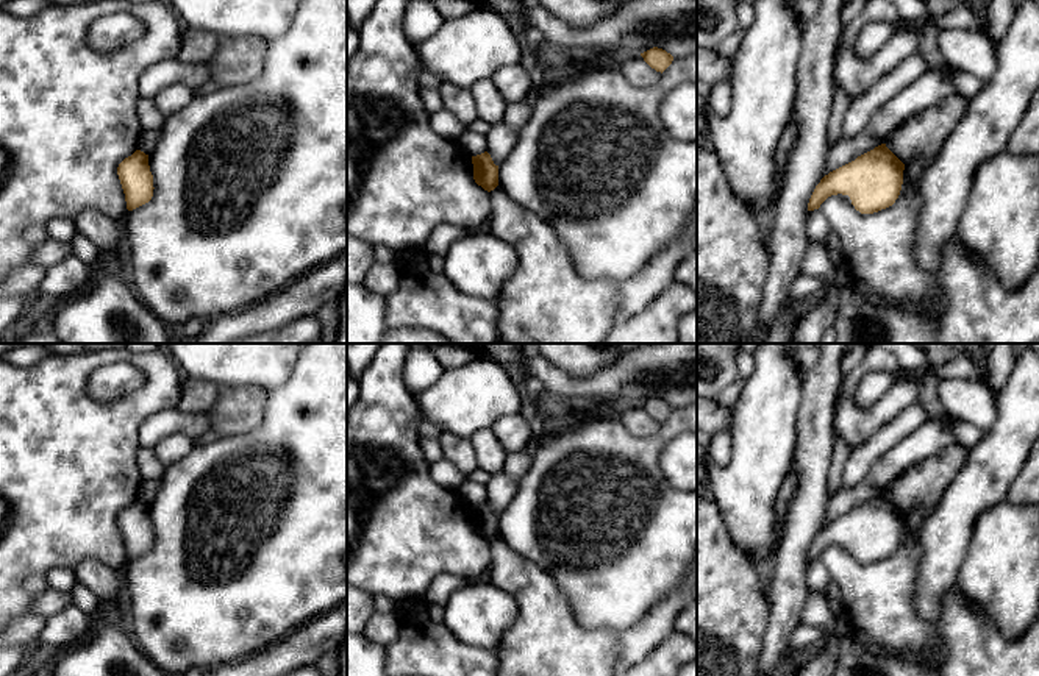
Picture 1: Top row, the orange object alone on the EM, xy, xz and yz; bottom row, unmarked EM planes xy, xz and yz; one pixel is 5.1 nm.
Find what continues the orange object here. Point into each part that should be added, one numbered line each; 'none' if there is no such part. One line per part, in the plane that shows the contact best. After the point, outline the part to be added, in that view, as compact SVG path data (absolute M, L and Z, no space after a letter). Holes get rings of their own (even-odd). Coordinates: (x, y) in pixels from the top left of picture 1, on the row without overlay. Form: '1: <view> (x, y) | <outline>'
none

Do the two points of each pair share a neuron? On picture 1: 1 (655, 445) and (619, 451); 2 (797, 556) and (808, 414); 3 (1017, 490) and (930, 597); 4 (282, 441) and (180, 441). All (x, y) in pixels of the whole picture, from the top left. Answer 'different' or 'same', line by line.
1: same
2: same
3: different
4: different

